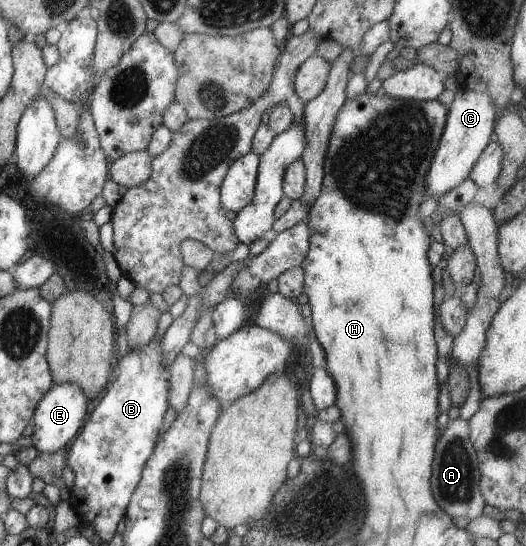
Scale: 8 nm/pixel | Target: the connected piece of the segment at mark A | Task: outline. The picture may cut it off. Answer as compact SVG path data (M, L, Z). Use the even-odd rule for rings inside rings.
M461 418L449 419L445 429L438 434L431 460L430 490L435 503L452 517L475 519L482 514L484 501L479 487L476 453L469 443L469 425Z

